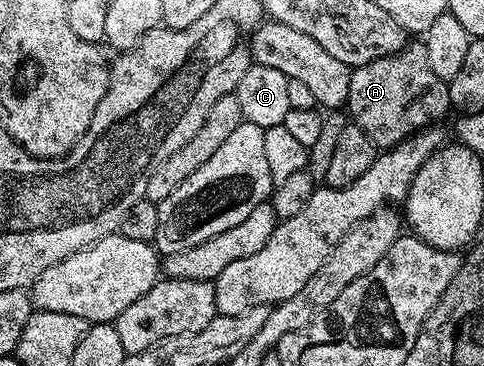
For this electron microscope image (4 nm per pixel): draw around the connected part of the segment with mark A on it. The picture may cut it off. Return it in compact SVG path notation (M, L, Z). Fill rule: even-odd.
M409 41L398 52L352 70L346 110L351 121L362 128L378 148L396 146L411 134L439 123L439 118L450 113L450 107L448 83L430 68L430 56L426 56L423 41Z

